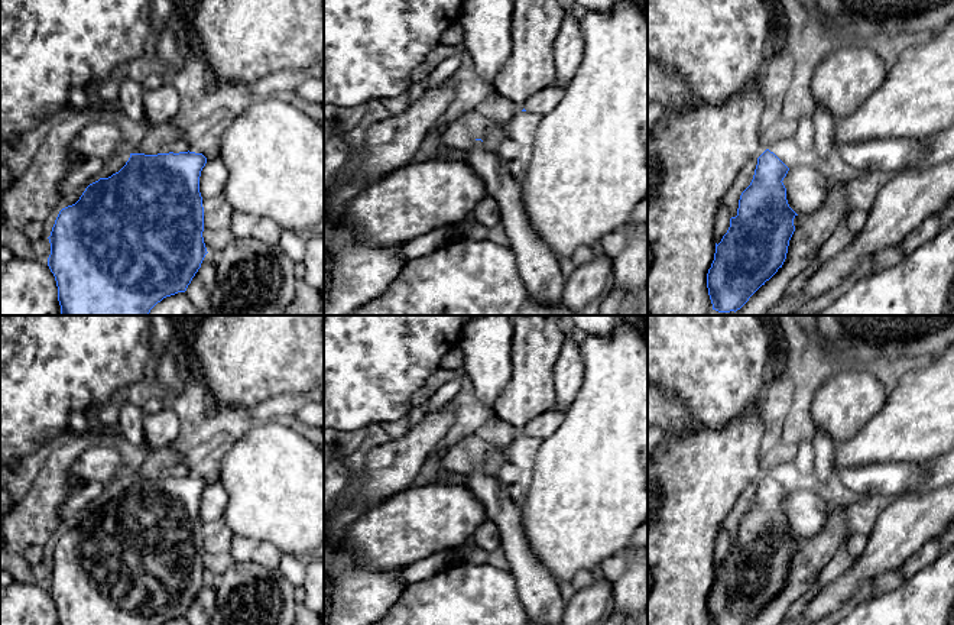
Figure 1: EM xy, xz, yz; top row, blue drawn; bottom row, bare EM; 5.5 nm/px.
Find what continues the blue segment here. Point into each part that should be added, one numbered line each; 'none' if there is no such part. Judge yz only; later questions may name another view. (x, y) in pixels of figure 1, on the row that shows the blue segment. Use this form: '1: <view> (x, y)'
none

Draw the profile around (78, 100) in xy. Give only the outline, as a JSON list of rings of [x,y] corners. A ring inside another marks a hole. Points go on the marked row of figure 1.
[[[74,87],[69,91],[69,107],[75,111],[84,111],[90,104],[85,90]]]

